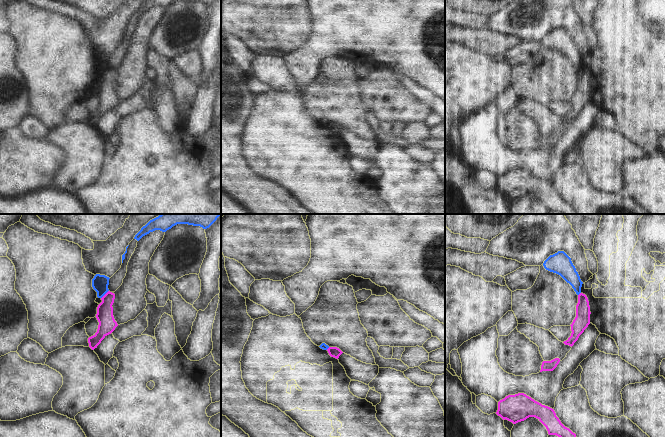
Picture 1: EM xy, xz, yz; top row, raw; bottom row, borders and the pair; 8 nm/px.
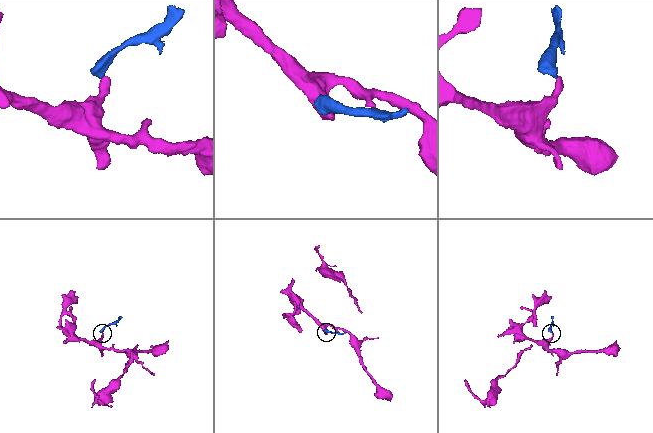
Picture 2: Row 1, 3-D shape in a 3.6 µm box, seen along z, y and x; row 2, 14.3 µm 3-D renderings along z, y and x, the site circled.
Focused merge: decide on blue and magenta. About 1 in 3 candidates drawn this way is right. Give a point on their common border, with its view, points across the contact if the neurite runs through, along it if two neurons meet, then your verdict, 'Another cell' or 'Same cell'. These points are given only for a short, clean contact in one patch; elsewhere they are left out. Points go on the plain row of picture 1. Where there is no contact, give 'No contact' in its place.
Touches blue at xy (105, 69). Boundary: xy (108, 66), (101, 74). Another cell.

